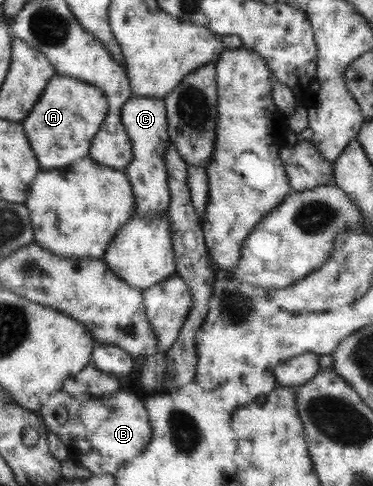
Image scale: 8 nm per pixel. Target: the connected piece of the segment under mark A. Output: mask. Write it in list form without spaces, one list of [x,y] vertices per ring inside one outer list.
[[[59,75],[49,81],[39,100],[23,120],[29,145],[43,169],[67,167],[88,157],[91,140],[108,113],[106,96],[96,86],[70,76]]]

